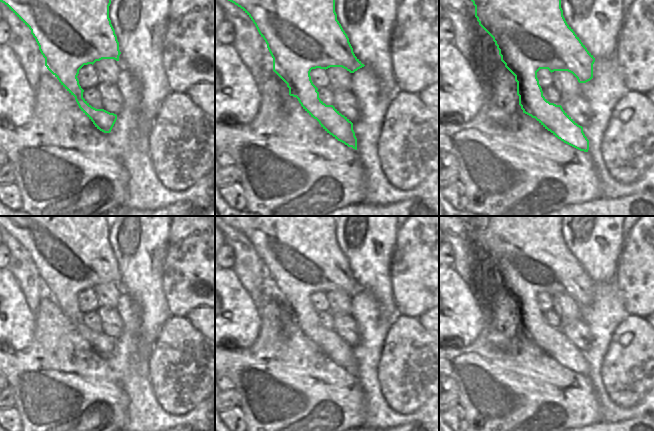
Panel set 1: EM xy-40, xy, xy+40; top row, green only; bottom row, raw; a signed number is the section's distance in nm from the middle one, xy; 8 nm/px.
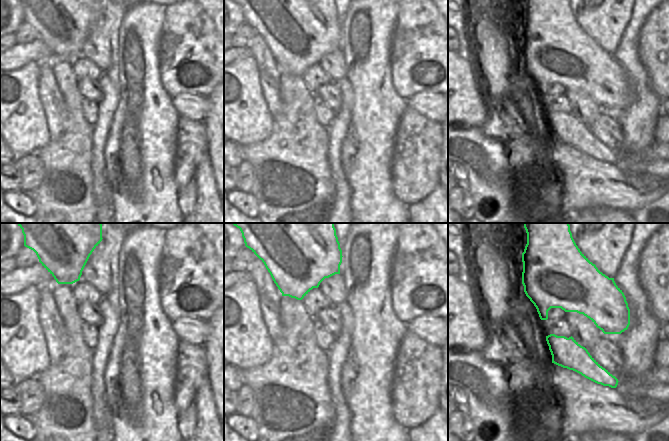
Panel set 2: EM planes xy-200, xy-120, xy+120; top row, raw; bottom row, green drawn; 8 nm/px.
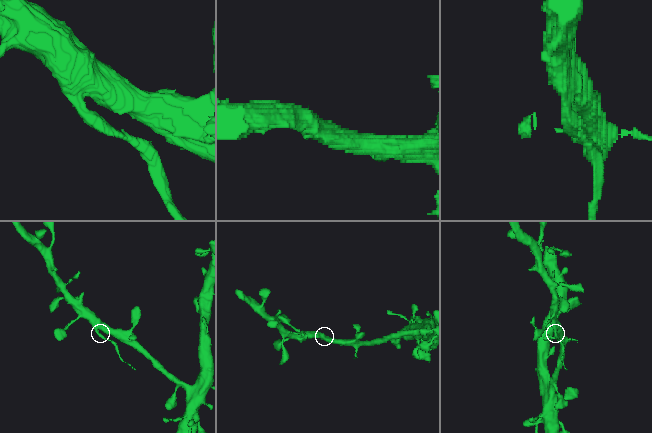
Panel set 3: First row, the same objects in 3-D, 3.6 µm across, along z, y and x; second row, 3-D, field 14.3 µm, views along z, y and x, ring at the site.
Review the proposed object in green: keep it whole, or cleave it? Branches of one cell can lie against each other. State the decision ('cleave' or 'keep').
cleave

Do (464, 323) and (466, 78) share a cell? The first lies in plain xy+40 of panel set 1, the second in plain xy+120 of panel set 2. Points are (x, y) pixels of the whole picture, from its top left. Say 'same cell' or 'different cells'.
same cell

